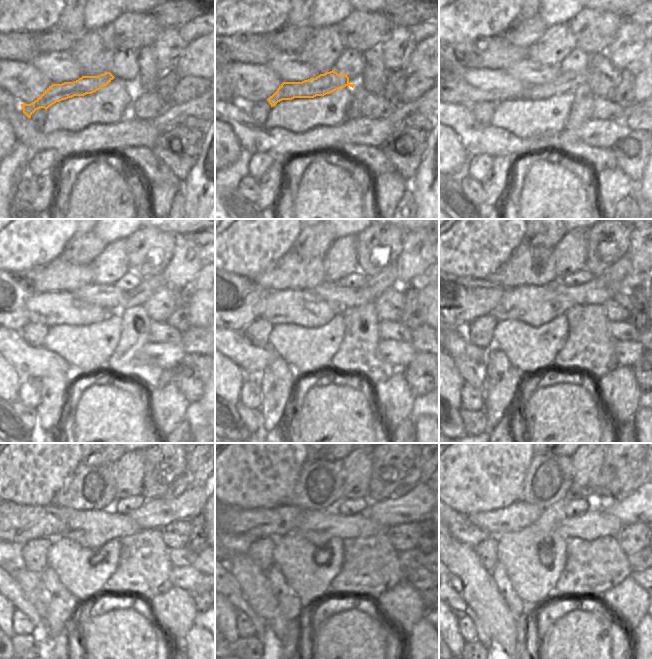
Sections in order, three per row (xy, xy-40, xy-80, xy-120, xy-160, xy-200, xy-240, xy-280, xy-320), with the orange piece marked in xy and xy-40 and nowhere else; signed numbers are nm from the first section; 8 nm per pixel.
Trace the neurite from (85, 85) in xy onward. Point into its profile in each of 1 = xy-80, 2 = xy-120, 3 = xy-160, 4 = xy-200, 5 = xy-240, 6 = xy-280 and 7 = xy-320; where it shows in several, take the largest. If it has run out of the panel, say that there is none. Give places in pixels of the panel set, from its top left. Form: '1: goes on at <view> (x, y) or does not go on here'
1: goes on at xy-80 (566, 81)
2: goes on at xy-120 (148, 286)
3: goes on at xy-160 (388, 278)
4: goes on at xy-200 (621, 269)
5: goes on at xy-240 (182, 484)
6: goes on at xy-280 (413, 479)
7: goes on at xy-320 (642, 475)

